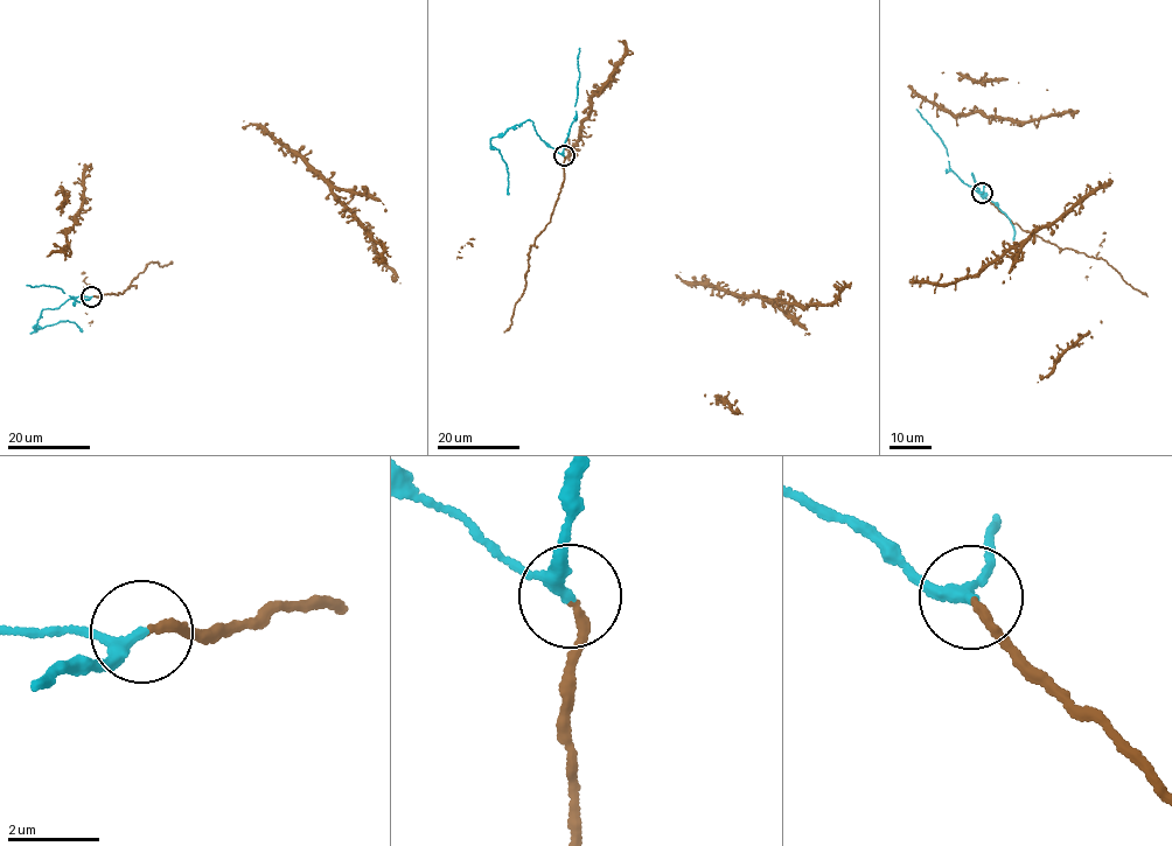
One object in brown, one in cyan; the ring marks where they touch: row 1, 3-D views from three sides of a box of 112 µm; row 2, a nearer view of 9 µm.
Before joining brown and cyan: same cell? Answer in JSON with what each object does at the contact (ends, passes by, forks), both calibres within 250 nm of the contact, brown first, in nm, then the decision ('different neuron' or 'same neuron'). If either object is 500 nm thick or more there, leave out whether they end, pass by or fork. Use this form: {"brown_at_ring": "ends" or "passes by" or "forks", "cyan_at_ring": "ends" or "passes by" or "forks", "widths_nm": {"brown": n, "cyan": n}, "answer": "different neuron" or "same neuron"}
{"brown_at_ring": "ends", "cyan_at_ring": "passes by", "widths_nm": {"brown": 180, "cyan": 240}, "answer": "same neuron"}

